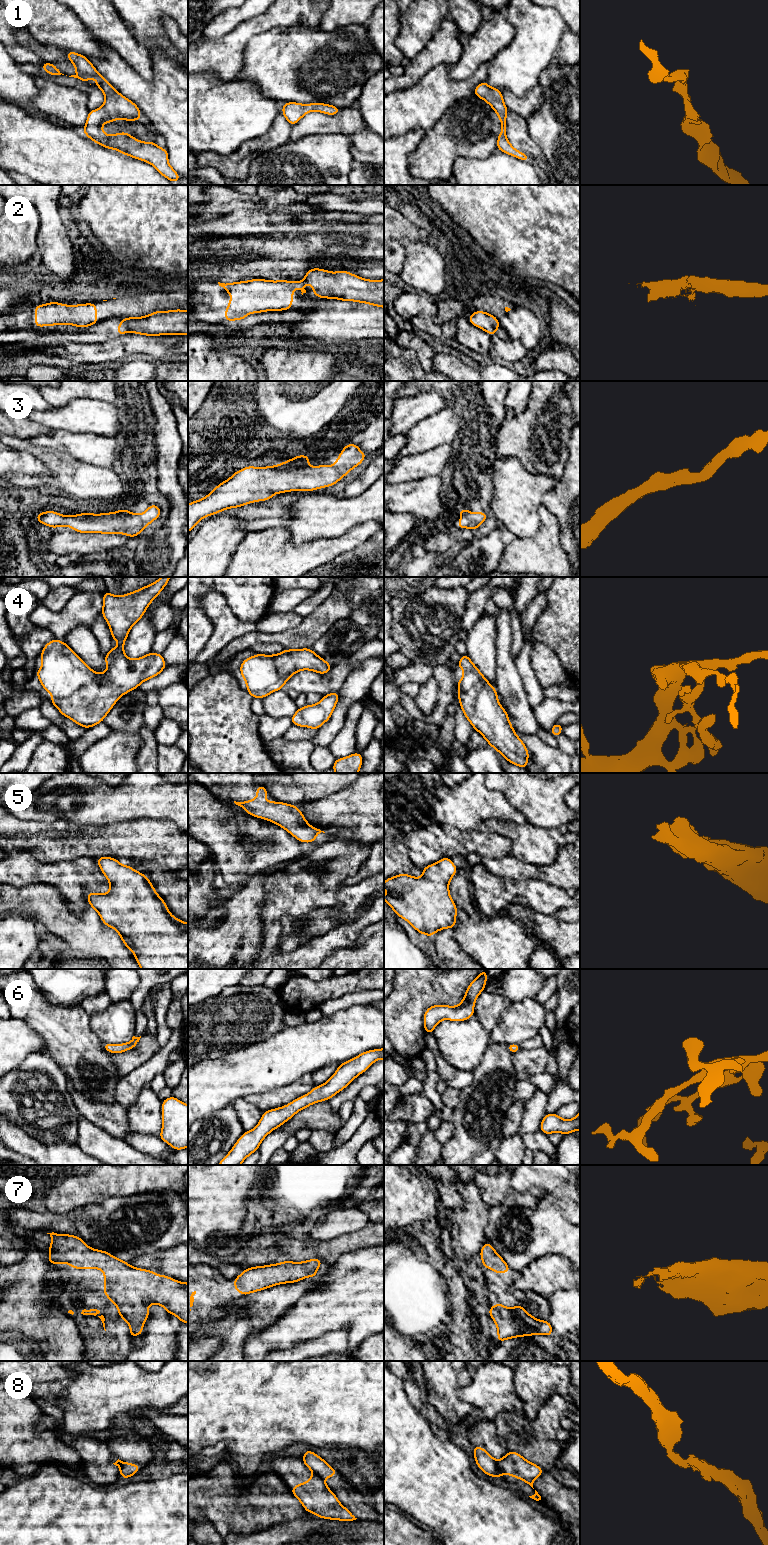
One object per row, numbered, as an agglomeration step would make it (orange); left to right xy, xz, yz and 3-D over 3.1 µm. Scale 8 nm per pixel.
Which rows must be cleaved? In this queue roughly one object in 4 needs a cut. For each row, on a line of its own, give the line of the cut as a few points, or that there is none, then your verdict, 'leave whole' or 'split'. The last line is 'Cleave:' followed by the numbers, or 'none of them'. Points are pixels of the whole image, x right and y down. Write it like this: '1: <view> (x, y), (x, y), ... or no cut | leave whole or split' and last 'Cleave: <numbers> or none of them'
1: no cut | leave whole
2: xz (300, 281), (303, 283) | split
3: no cut | leave whole
4: no cut | leave whole
5: no cut | leave whole
6: no cut | leave whole
7: no cut | leave whole
8: yz (496, 1461), (497, 1467), (502, 1472) | split
Cleave: 2, 8

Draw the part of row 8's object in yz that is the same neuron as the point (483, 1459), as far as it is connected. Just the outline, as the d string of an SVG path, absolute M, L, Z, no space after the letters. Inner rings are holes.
M473 1446L473 1454L477 1466L487 1475L492 1477L502 1477L497 1461L481 1446Z

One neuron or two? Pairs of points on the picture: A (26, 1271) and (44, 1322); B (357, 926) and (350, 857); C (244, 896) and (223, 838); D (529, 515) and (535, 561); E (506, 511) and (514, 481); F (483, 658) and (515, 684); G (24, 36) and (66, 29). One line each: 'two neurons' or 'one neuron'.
A: one neuron
B: one neuron
C: two neurons
D: two neurons
E: one neuron
F: two neurons
G: two neurons

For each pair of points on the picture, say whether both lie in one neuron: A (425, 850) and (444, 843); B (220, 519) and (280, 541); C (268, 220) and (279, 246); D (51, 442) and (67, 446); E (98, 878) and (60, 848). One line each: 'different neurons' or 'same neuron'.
A: same neuron
B: different neurons
C: different neurons
D: same neuron
E: different neurons

